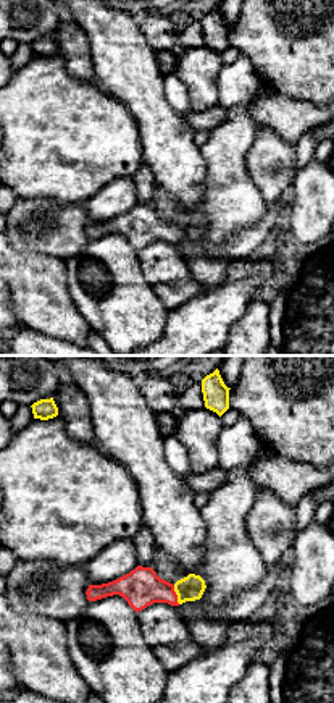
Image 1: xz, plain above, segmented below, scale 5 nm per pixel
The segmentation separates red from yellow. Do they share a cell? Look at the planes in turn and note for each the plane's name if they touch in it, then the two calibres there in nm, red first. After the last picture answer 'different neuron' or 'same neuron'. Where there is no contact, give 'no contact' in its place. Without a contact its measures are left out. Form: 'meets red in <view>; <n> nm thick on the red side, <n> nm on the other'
meets red in xz; 190 nm thick on the red side, 130 nm on the other

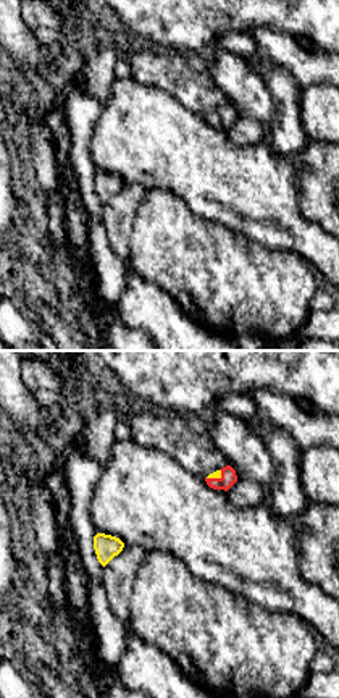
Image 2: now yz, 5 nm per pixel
meets red in yz; 80 nm thick on the red side, 40 nm on the other

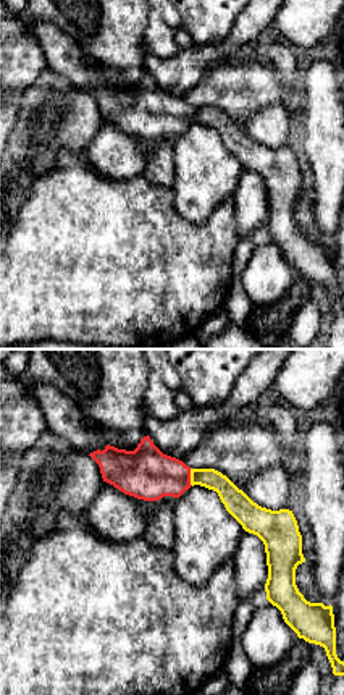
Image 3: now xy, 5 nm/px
meets red in xy; 260 nm thick on the red side, 120 nm on the other

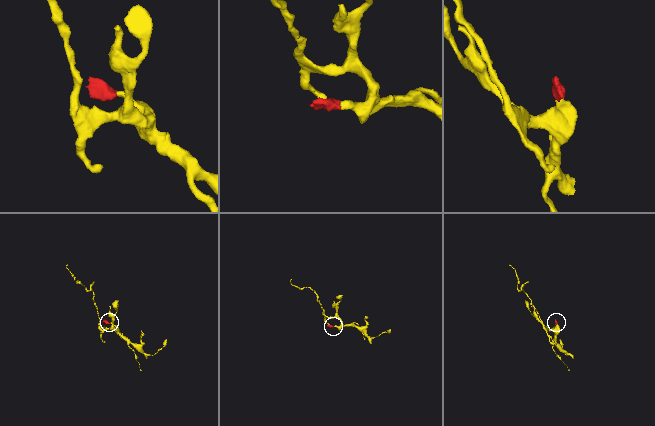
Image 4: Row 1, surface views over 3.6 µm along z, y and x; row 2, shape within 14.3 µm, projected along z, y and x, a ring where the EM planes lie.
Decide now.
same neuron

